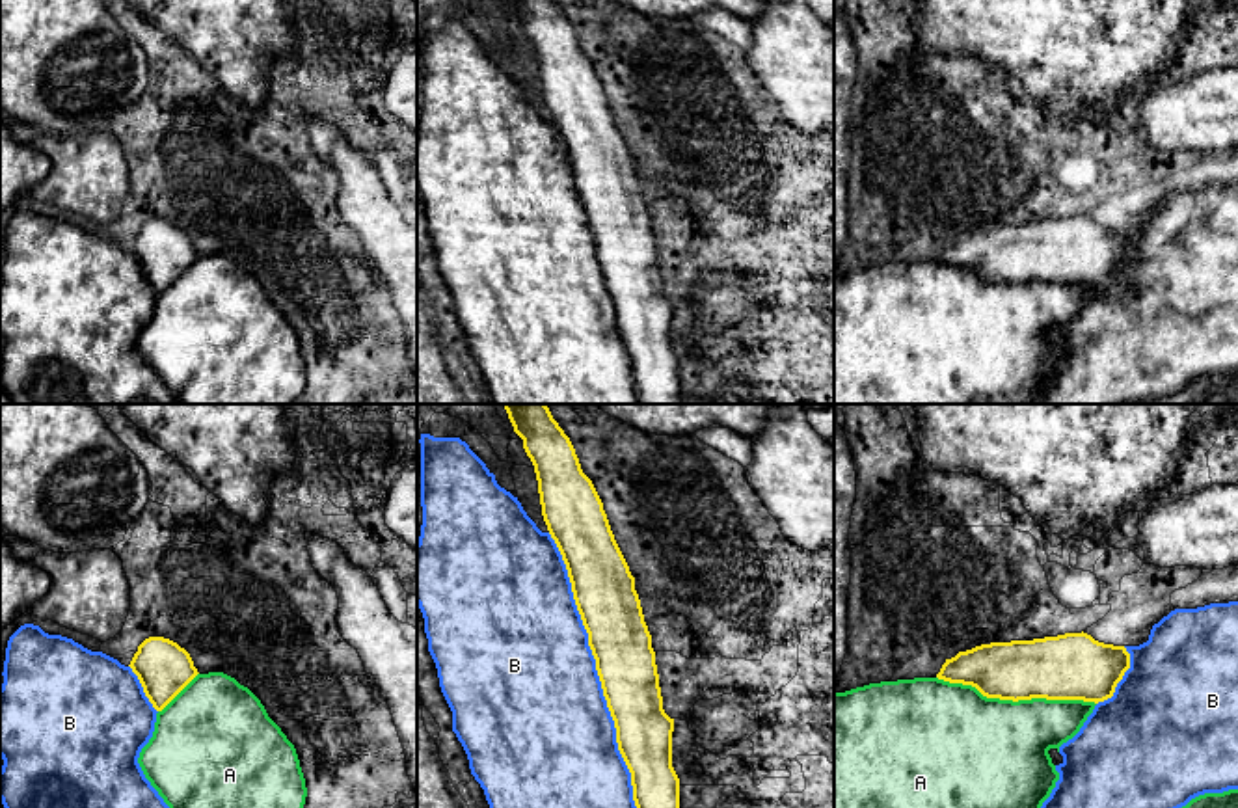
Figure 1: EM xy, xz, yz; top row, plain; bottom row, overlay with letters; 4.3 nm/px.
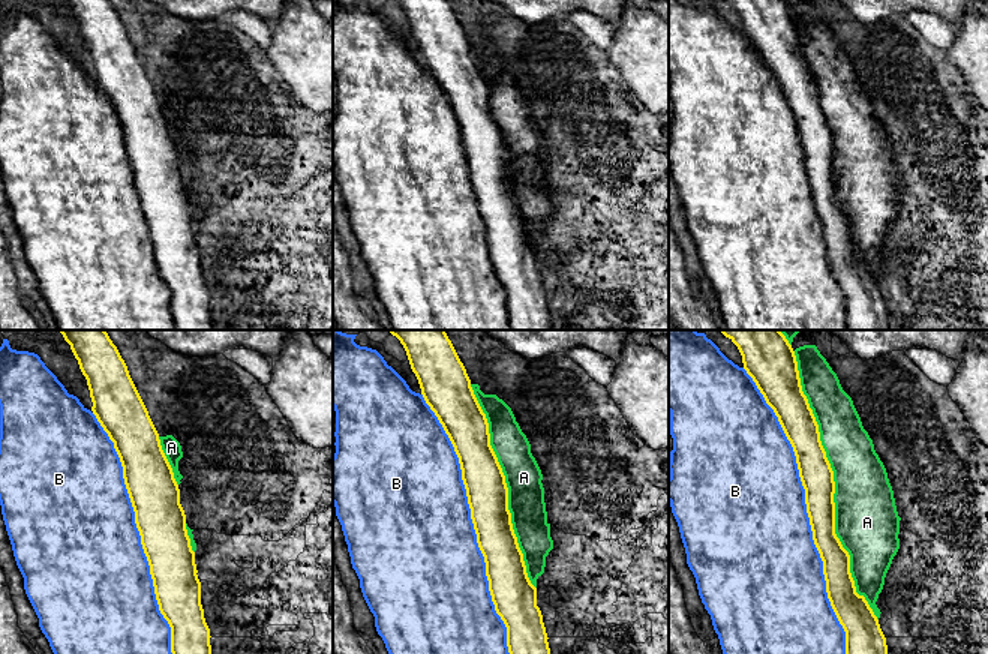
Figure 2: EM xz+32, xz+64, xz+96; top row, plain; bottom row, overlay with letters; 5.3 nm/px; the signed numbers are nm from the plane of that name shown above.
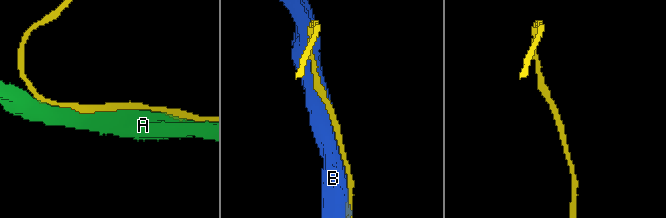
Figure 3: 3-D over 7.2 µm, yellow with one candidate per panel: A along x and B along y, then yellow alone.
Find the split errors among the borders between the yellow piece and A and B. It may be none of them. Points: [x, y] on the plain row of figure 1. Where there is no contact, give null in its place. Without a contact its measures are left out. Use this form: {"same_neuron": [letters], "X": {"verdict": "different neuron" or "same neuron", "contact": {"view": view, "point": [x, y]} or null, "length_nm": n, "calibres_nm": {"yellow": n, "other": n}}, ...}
{"same_neuron": ["A"], "A": {"verdict": "same neuron", "contact": {"view": "yz", "point": [1017, 283]}, "length_nm": 700, "calibres_nm": {"yellow": 280, "other": 460}}, "B": {"verdict": "different neuron", "contact": {"view": "xz", "point": [598, 257]}, "length_nm": 1300, "calibres_nm": {"yellow": 260, "other": 500}}}

